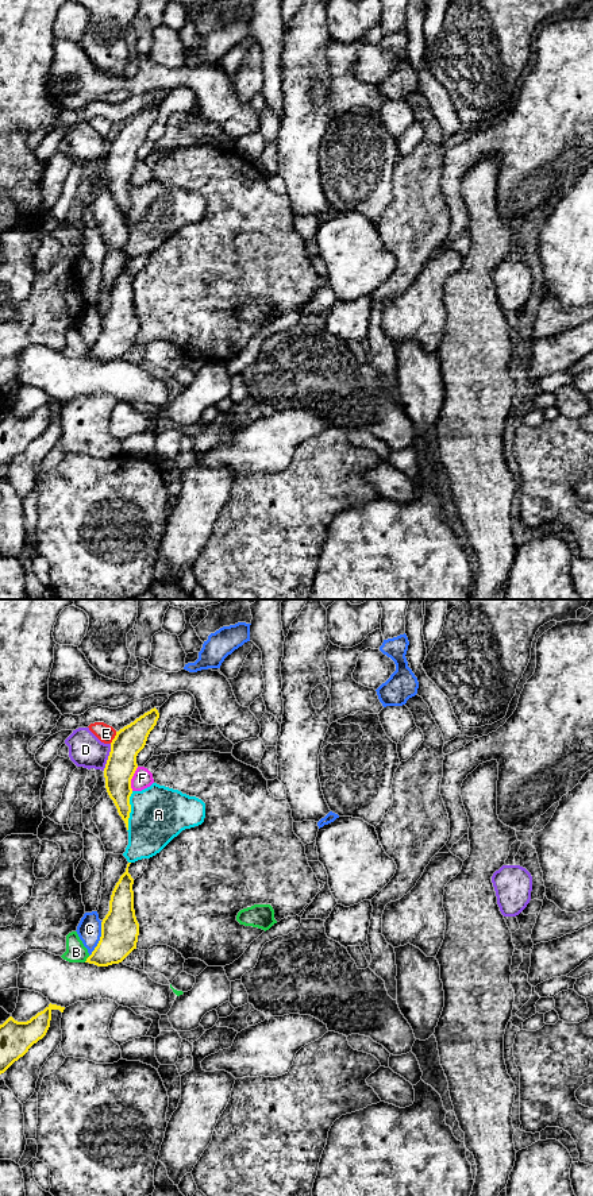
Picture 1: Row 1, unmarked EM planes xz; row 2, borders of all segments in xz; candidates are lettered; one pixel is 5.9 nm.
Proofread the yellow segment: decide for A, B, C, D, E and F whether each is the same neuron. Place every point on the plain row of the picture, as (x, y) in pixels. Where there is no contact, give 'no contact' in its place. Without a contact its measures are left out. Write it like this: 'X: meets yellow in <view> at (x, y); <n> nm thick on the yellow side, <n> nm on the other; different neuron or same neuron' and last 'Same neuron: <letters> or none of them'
A: meets yellow in xz at (130, 207); 170 nm thick on the yellow side, 340 nm on the other; different neuron
B: meets yellow in xz at (87, 354); 220 nm thick on the yellow side, 120 nm on the other; different neuron
C: meets yellow in xz at (100, 335); 220 nm thick on the yellow side, 140 nm on the other; different neuron
D: meets yellow in xz at (108, 153); 180 nm thick on the yellow side, 200 nm on the other; different neuron
E: meets yellow in xz at (115, 132); 180 nm thick on the yellow side, 110 nm on the other; different neuron
F: meets yellow in xz at (131, 173); 180 nm thick on the yellow side, 120 nm on the other; different neuron
Same neuron: none of them

